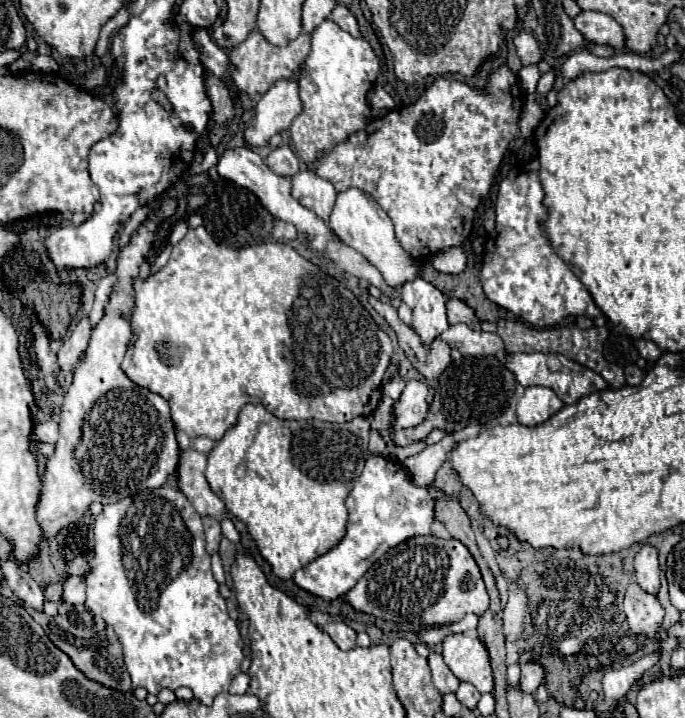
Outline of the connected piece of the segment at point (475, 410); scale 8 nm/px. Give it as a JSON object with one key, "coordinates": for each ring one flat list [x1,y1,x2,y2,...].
{"coordinates":[[465,356,457,362,451,362,449,368,441,374,427,418,415,428,401,430,401,434,395,432,393,442,397,446,407,446,411,442,425,440,433,428,441,428,445,432,459,432,473,422,481,422,481,424,491,422,509,408,511,398,515,396,515,390,517,390,517,382,513,372,507,370,497,356,481,356,481,358]]}

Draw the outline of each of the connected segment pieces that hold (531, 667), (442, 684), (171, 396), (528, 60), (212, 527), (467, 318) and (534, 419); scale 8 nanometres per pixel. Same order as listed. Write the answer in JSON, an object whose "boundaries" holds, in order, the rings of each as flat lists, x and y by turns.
{"boundaries":[[[527,662,521,666,521,682,519,688,527,694,535,694,539,684,543,682,543,668,537,662]],[[437,652,429,654,429,668,433,674,433,684,441,694,449,694,449,692,457,692,459,680,453,676,453,672,447,668,447,664,443,662,443,656]],[[205,226,191,228,183,240,173,244,171,258,161,270,157,270,155,274,149,274,145,280,135,278,133,296,135,296,135,304,133,304,133,310,129,316,129,322,133,328,133,338,129,342,129,350,123,358,121,368,137,386,163,396,171,406,173,422,175,422,177,430,183,430,191,438,209,436,213,440,221,440,225,430,235,424,235,418,237,418,241,406,245,406,247,402,263,404,277,418,285,418,285,420,319,418,325,422,351,422,357,416,373,414,373,410,377,408,377,402,381,398,381,380,383,380,383,374,385,374,385,370,391,362,391,354,393,354,391,338,375,324,371,314,361,306,361,302,353,296,353,292,349,288,345,288,333,276,321,272,319,266,315,266,309,260,305,260,303,256,299,256,285,242,263,242,263,244,235,250,235,248,217,244,211,238,211,234,205,230]],[[517,32,515,38,515,48,517,48,517,56,521,58,521,64,537,64,541,60,541,50,537,40,529,34,529,32]],[[205,516,203,518,203,526,205,526,205,540,207,540,207,552,215,554,219,550,219,542,221,542,221,526,215,518]],[[451,298,447,300,447,316,449,316,449,324,467,324,471,330,481,330,481,322,475,316,473,308,469,308,463,300]],[[531,386,525,388,525,394,517,402,517,418,523,426,535,426,551,418,561,408,563,402,551,388]]]}

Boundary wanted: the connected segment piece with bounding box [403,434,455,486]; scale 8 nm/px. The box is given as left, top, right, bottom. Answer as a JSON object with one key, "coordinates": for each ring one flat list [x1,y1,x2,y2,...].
{"coordinates":[[447,434,441,442,427,446,423,452,409,456,403,462,403,468,411,474,411,478,421,484,421,486,431,486,435,472,439,470,439,466,447,460,449,450,455,446,455,436]]}

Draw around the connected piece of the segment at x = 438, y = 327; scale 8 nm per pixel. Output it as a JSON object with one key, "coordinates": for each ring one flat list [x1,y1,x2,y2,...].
{"coordinates":[[423,278,405,282,401,288,401,300,413,310,413,330,427,344,449,328,445,316,445,296,439,288]]}

